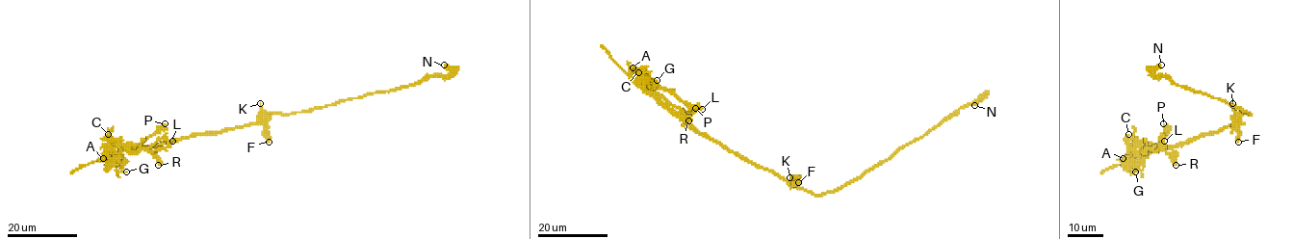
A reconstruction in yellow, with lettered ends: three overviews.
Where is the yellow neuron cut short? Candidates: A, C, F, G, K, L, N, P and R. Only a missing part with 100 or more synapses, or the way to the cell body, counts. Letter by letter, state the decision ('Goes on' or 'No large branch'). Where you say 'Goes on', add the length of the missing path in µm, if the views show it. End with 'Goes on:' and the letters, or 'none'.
A: No large branch
C: No large branch
F: No large branch
G: No large branch
K: No large branch
L: No large branch
N: No large branch
P: No large branch
R: No large branch
Goes on: none

